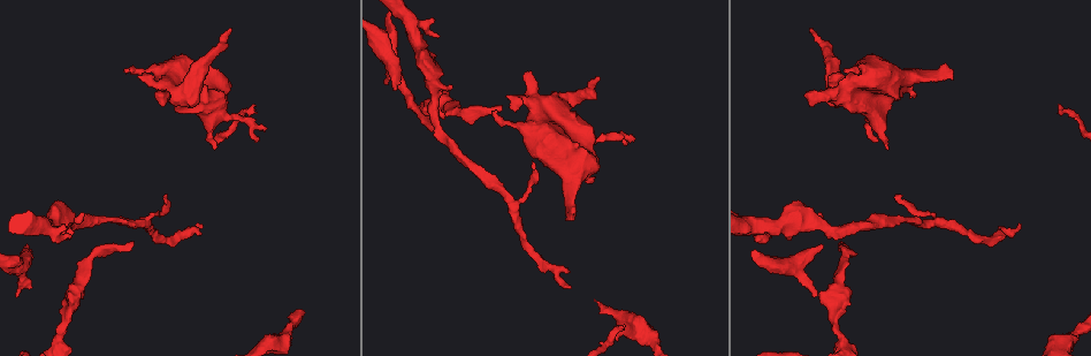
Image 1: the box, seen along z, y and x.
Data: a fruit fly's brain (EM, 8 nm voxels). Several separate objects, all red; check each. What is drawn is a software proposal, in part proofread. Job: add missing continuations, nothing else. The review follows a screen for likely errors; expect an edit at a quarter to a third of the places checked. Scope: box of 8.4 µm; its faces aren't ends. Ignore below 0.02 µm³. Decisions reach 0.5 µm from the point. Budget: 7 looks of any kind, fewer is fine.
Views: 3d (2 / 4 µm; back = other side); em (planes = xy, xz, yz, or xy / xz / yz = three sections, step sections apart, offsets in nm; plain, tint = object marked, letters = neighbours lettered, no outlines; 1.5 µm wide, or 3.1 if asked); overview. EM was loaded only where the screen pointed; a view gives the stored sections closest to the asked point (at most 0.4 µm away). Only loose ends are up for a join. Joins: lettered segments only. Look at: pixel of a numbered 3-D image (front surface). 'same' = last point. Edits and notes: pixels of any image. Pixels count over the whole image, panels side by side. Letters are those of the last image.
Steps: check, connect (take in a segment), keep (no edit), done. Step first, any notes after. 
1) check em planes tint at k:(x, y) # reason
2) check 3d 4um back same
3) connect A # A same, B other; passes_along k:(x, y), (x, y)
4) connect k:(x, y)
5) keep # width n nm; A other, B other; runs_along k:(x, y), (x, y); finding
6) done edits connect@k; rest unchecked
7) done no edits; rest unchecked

check 3d 2um at 1:(823, 245) # branch stops here

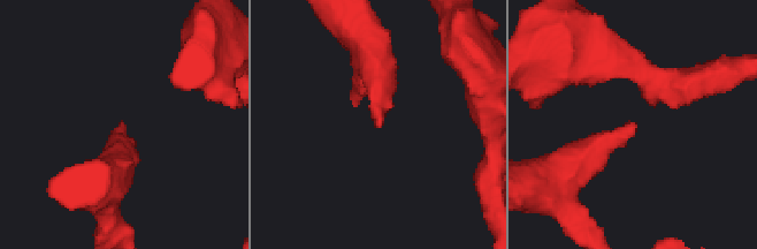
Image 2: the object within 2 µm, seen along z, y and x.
check em xz step 4 letters at 2:(123, 126)

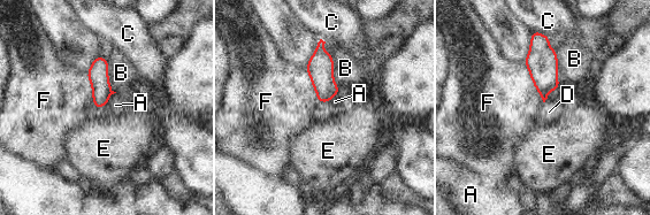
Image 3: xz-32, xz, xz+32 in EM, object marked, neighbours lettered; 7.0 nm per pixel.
keep # A other, B other, C other, D other, E other, F other; border 3:(116, 92), (109, 97), (105, 105); no lettered segment goes on from it

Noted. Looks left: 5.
check 3d 2um at 1:(215, 149) # an open end

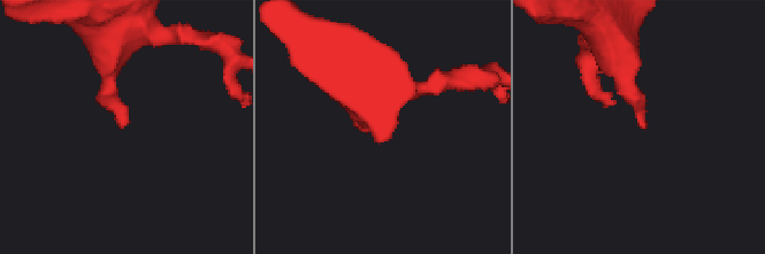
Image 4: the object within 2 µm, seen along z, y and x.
check em planes letters at 4:(123, 126) # shape alone is not enough

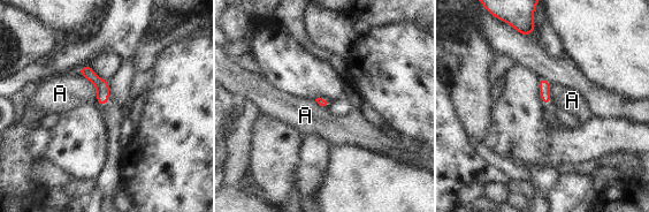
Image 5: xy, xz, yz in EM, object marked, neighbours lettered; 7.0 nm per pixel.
keep # A other; border 5:(77, 72), (94, 85), (97, 101); no lettered segment goes on from it

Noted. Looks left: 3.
check em planes letters at 1:(203, 227) # branch stops here

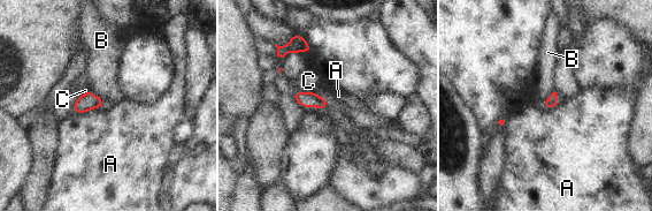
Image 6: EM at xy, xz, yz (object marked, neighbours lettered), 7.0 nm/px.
keep # A other, B other, C other; border 6:(90, 89), (105, 104); none of them fits

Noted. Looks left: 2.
done no edits; rest unchecked

